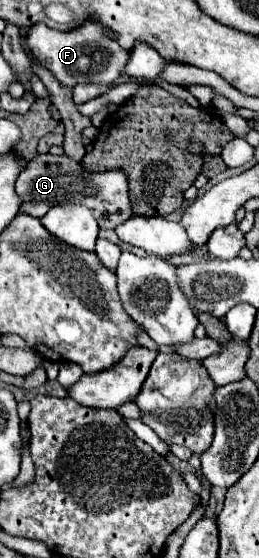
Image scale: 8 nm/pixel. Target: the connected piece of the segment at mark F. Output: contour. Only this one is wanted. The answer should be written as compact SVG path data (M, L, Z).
M86 18L82 24L72 28L70 32L52 30L46 24L34 24L28 30L28 46L32 54L64 84L76 86L80 82L92 84L112 84L124 74L124 66L130 60L130 50L118 44L116 34L108 34L108 28L102 26L94 18Z

